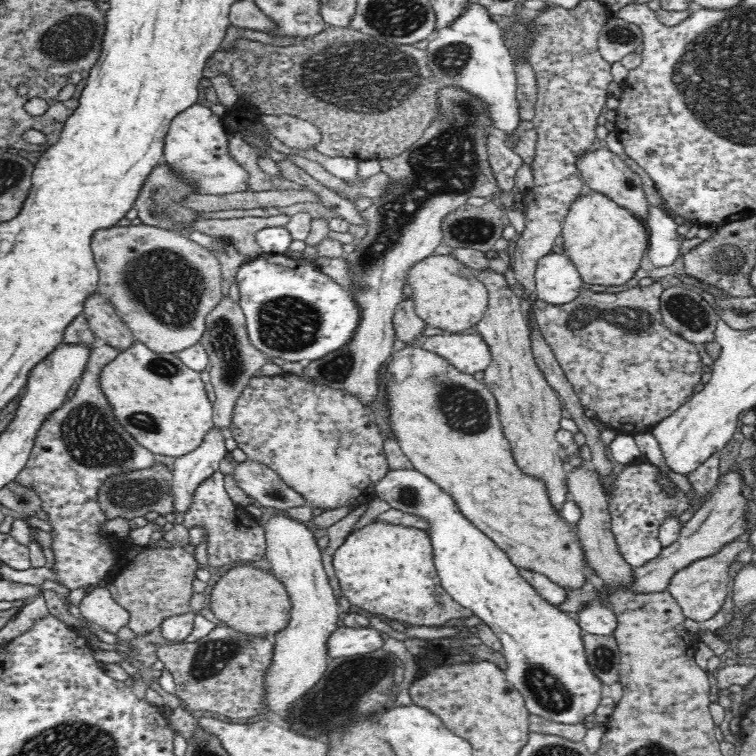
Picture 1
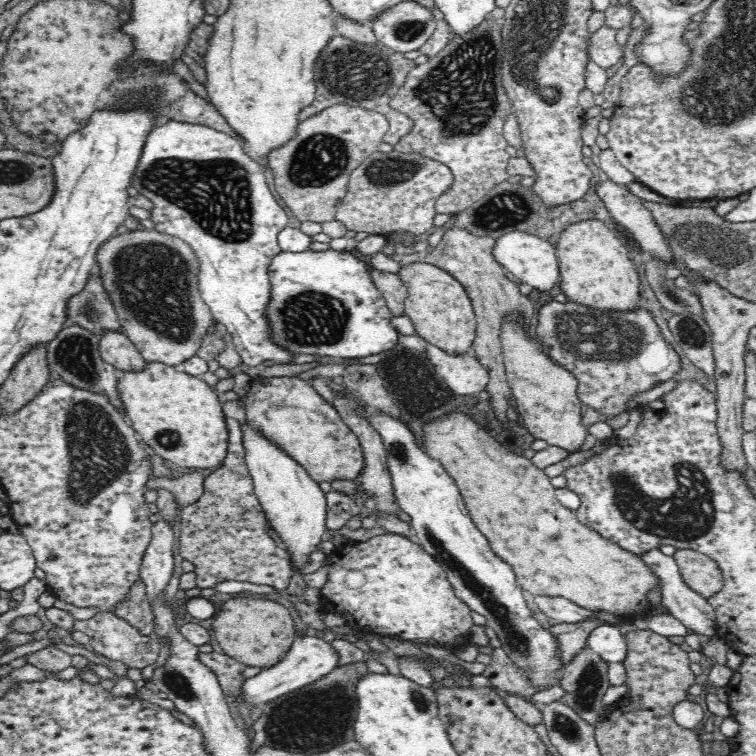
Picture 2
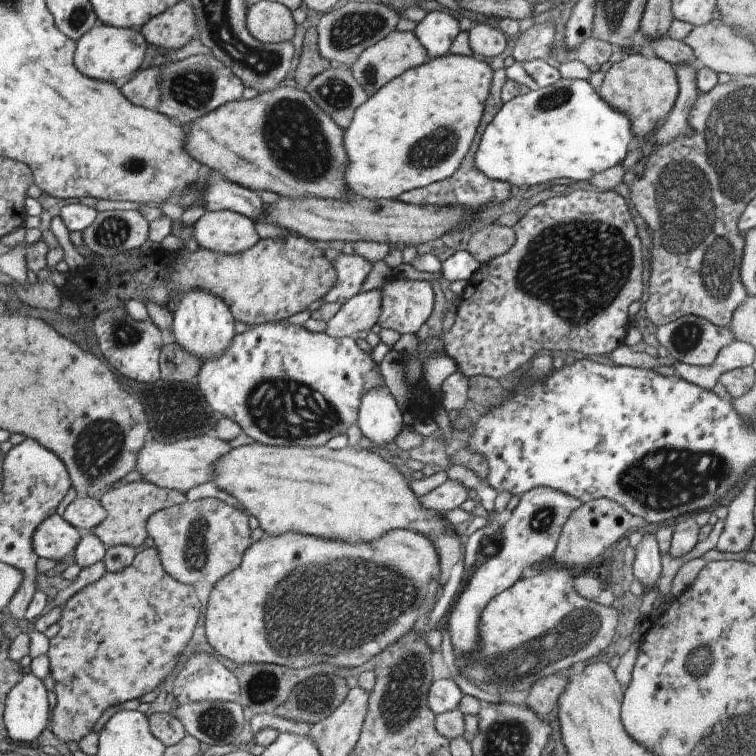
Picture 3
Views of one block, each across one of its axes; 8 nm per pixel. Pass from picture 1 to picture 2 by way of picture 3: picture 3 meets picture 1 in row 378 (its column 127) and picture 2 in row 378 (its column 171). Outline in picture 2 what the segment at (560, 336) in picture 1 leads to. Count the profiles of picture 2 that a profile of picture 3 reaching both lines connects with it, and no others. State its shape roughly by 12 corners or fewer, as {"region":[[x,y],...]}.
{"region":[[553,300],[548,357],[606,417],[673,380],[676,350],[644,308]]}

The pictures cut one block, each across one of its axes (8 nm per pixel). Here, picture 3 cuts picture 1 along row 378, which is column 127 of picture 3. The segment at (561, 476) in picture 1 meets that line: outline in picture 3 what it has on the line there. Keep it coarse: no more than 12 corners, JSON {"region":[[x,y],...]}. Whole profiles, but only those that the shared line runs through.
{"region":[[143,480],[106,491],[90,532],[106,548],[142,547],[152,514],[187,501]]}

